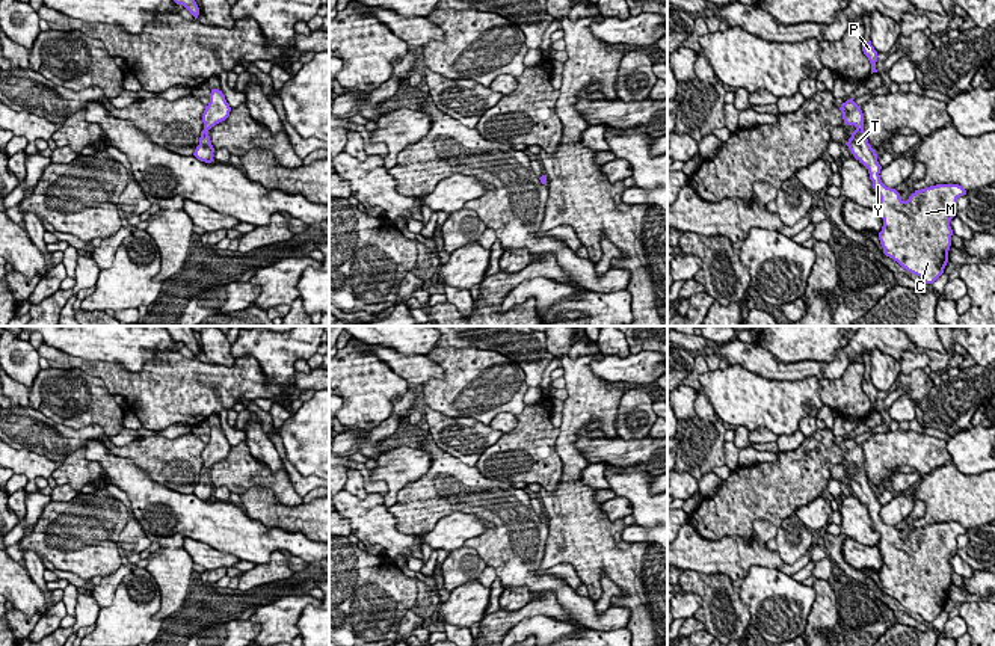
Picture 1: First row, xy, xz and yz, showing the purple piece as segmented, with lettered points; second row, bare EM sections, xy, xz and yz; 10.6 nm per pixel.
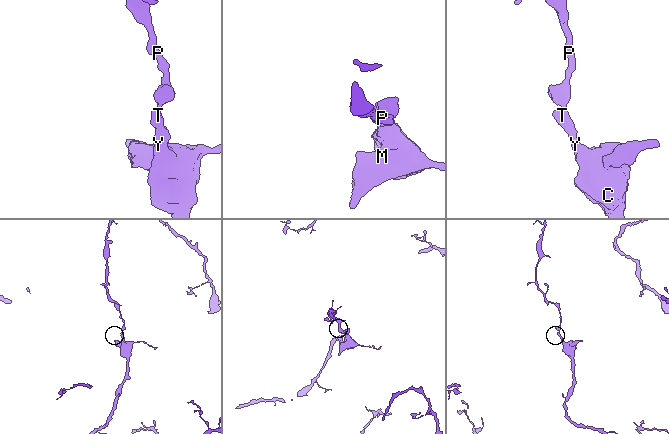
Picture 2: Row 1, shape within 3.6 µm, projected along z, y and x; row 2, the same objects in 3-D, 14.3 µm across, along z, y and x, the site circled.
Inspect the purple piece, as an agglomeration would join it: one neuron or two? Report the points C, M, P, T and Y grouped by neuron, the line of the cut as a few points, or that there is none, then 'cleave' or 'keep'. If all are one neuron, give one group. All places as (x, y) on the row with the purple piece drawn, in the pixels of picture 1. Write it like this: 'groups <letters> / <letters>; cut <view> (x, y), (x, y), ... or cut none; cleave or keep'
groups C M P T Y; cut none; keep

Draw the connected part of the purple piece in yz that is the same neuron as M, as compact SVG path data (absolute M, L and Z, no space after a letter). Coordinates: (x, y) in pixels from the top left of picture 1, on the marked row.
M853 98L839 107L844 124L856 130L846 143L855 158L870 174L874 192L879 193L879 213L883 219L879 240L883 254L907 272L933 284L948 263L953 229L950 220L957 213L957 199L966 195L959 184L936 184L915 190L907 201L880 180L882 166L864 131L864 113Z

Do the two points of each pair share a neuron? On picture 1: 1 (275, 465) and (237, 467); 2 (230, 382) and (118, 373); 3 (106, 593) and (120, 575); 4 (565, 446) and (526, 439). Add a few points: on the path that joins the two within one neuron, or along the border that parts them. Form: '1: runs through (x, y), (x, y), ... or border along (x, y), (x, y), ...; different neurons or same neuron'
1: border along (245, 441), (249, 452), (274, 473), (284, 470); different neurons
2: runs through (203, 382), (145, 382); same neuron
3: runs through (106, 589), (115, 580); same neuron
4: border along (557, 427), (556, 453), (562, 464), (560, 479); different neurons

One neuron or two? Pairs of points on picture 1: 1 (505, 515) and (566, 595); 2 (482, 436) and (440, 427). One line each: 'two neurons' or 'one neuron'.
1: one neuron
2: one neuron

